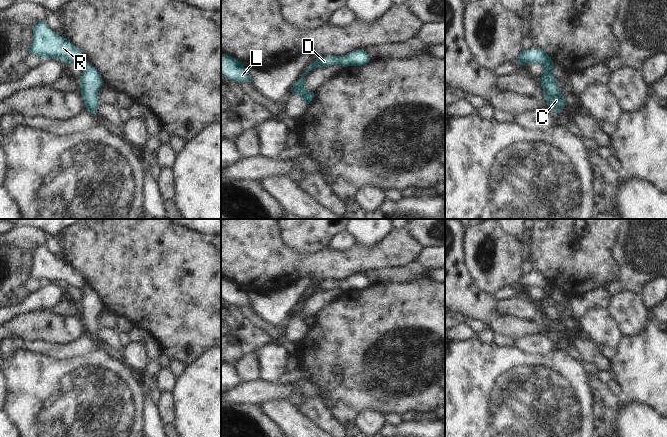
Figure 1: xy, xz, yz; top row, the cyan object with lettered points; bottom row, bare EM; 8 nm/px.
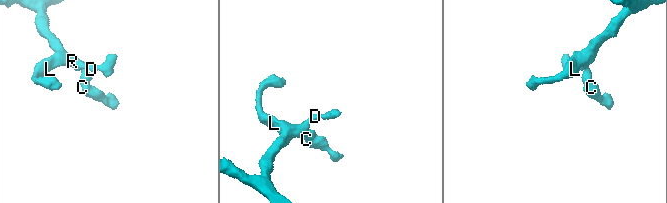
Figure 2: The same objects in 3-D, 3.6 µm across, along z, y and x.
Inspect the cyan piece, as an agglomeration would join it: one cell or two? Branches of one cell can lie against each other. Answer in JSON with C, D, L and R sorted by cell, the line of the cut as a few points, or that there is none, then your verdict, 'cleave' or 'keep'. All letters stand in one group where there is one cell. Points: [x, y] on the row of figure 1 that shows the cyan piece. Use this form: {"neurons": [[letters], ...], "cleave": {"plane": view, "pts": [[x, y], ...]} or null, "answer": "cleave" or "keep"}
{"neurons": [["C"], ["D", "L", "R"]], "cleave": {"plane": "xz", "pts": [[308, 92], [304, 100]]}, "answer": "cleave"}

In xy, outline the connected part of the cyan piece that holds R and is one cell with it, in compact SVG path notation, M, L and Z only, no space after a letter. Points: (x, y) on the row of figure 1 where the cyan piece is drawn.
M39 22L33 29L29 52L41 59L58 59L76 65L85 63L85 54L66 38L52 31L46 22Z

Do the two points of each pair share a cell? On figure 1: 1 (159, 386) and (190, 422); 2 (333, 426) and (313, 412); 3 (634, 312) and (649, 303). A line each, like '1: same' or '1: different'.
1: different
2: same
3: different

